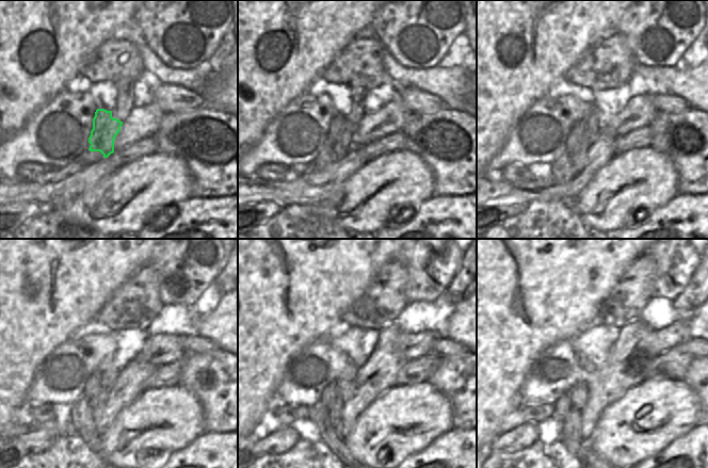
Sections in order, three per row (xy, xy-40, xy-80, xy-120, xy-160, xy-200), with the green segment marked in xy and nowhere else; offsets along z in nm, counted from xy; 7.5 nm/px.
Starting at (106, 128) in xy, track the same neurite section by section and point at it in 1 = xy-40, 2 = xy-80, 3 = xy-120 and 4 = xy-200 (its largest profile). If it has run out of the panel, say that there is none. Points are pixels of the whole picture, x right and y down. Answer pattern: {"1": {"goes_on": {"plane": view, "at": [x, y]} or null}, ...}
{"1": {"goes_on": {"plane": "xy-40", "at": [339, 127]}}, "2": {"goes_on": {"plane": "xy-80", "at": [576, 126]}}, "3": {"goes_on": {"plane": "xy-120", "at": [99, 399]}}, "4": {"goes_on": {"plane": "xy-200", "at": [570, 431]}}}

